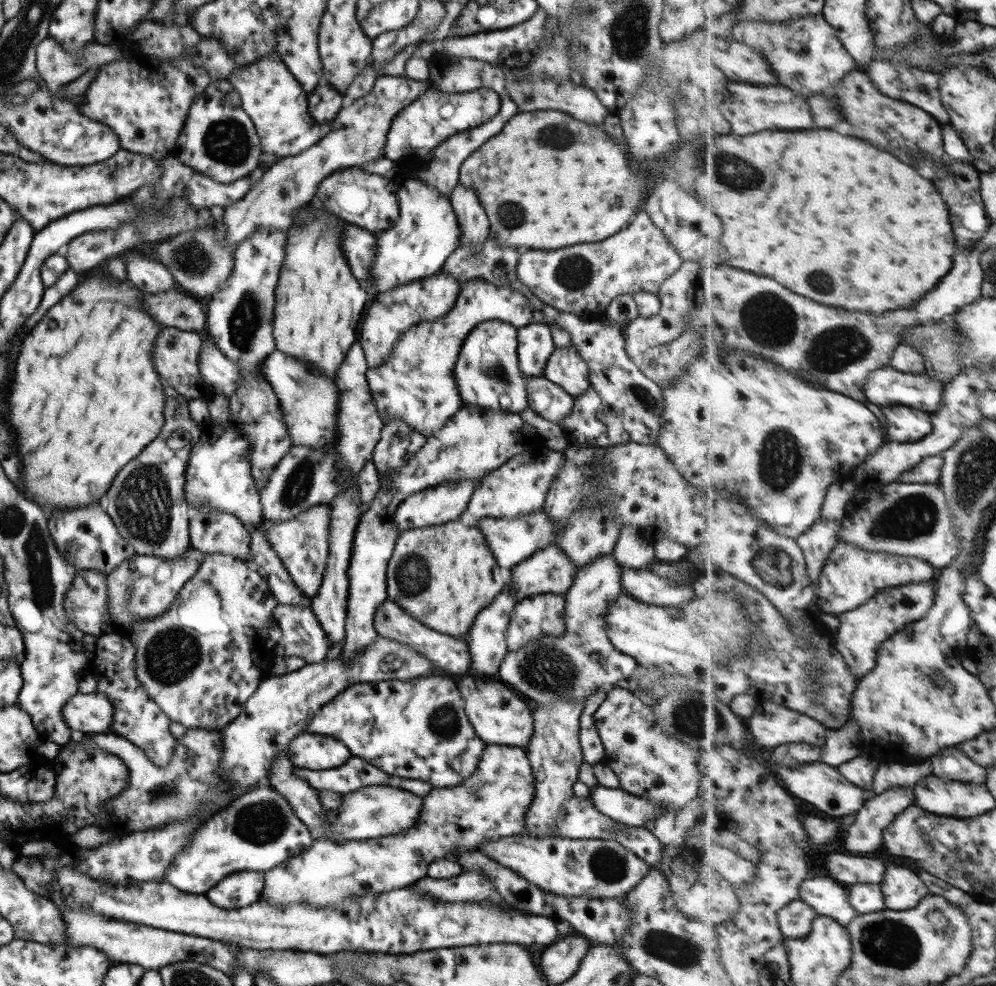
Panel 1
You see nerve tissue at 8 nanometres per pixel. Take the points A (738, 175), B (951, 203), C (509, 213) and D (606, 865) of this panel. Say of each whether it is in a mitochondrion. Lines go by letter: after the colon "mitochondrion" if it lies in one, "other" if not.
A: mitochondrion
B: other
C: mitochondrion
D: mitochondrion

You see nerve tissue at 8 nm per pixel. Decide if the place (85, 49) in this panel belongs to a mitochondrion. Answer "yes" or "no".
no

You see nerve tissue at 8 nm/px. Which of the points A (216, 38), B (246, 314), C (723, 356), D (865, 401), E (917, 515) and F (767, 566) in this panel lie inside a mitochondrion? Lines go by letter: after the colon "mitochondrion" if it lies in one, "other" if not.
A: other
B: mitochondrion
C: other
D: other
E: mitochondrion
F: mitochondrion

